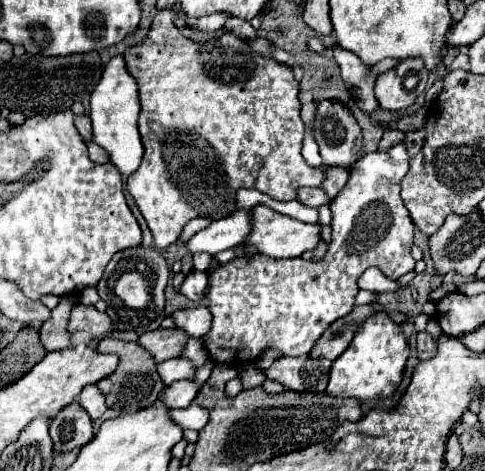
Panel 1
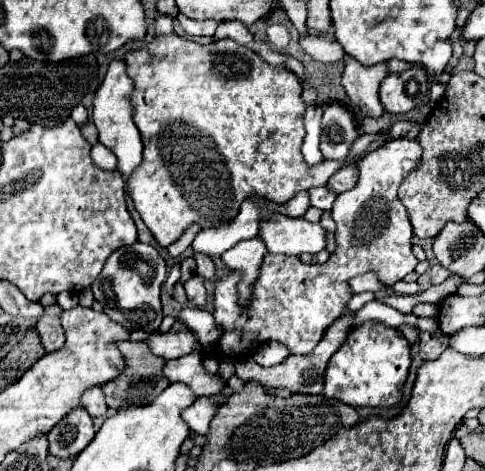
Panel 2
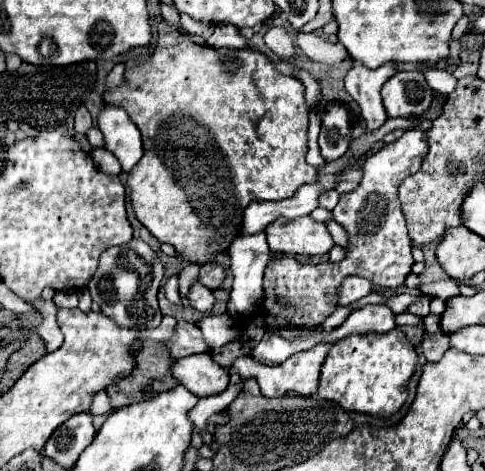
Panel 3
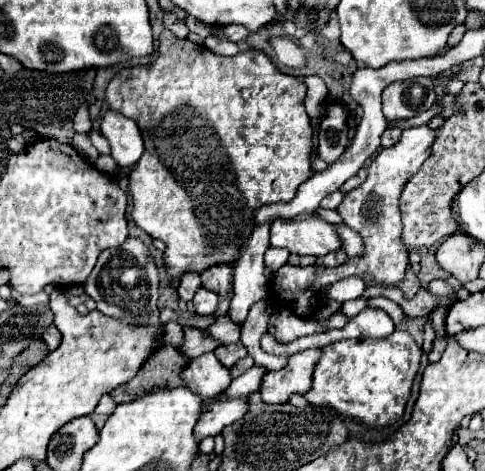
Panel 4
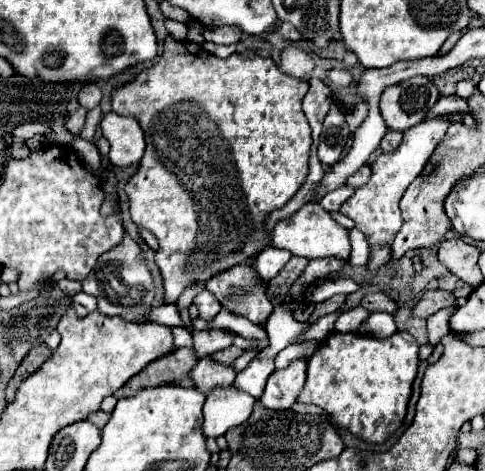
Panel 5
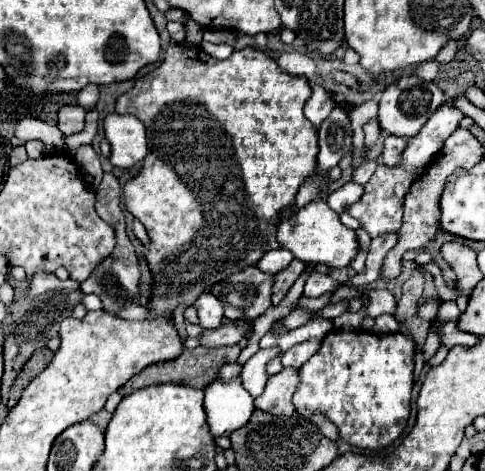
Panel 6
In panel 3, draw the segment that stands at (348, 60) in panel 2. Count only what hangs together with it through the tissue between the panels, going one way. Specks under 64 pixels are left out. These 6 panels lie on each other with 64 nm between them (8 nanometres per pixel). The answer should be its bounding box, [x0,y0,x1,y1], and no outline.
[344,62,396,132]

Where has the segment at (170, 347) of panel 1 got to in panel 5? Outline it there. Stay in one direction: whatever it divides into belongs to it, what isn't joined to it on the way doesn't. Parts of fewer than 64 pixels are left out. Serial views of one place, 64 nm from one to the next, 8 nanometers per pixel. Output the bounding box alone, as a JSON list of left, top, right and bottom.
[192,330,232,358]

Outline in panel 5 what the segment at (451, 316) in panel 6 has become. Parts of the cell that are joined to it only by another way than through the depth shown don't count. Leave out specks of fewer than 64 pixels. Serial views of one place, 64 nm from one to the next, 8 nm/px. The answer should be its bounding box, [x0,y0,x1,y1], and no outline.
[428,308,454,346]

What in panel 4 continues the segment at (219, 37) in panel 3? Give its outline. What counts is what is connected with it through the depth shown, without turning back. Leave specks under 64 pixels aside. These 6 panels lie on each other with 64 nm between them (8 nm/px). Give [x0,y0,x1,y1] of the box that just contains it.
[204,36,240,56]

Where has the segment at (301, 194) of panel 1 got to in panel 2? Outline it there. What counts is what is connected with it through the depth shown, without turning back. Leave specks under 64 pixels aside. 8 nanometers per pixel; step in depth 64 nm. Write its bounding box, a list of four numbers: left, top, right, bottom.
[308,186,336,210]

